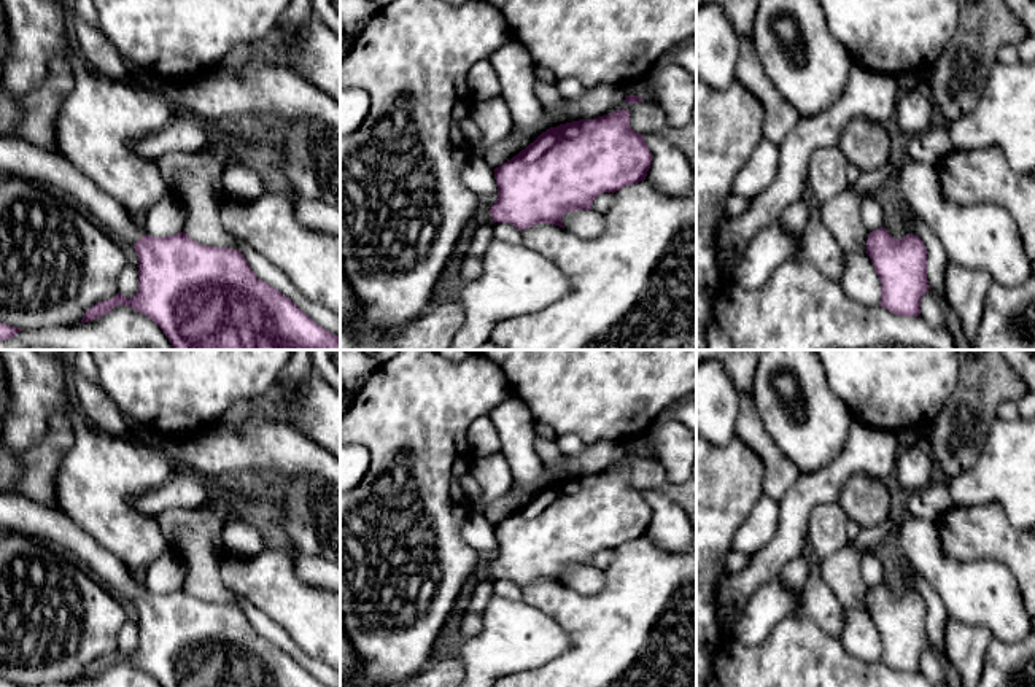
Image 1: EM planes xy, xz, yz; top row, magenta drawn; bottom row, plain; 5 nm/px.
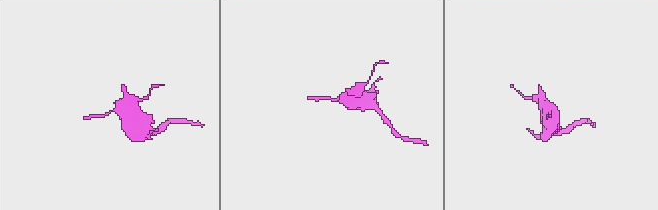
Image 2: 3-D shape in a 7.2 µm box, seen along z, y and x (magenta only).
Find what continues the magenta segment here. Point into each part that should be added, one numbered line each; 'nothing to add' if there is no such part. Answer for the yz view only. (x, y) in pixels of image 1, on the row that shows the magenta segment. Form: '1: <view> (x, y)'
nothing to add

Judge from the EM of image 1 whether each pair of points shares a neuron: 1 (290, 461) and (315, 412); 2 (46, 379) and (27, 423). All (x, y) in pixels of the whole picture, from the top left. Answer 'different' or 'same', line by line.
1: different
2: same

